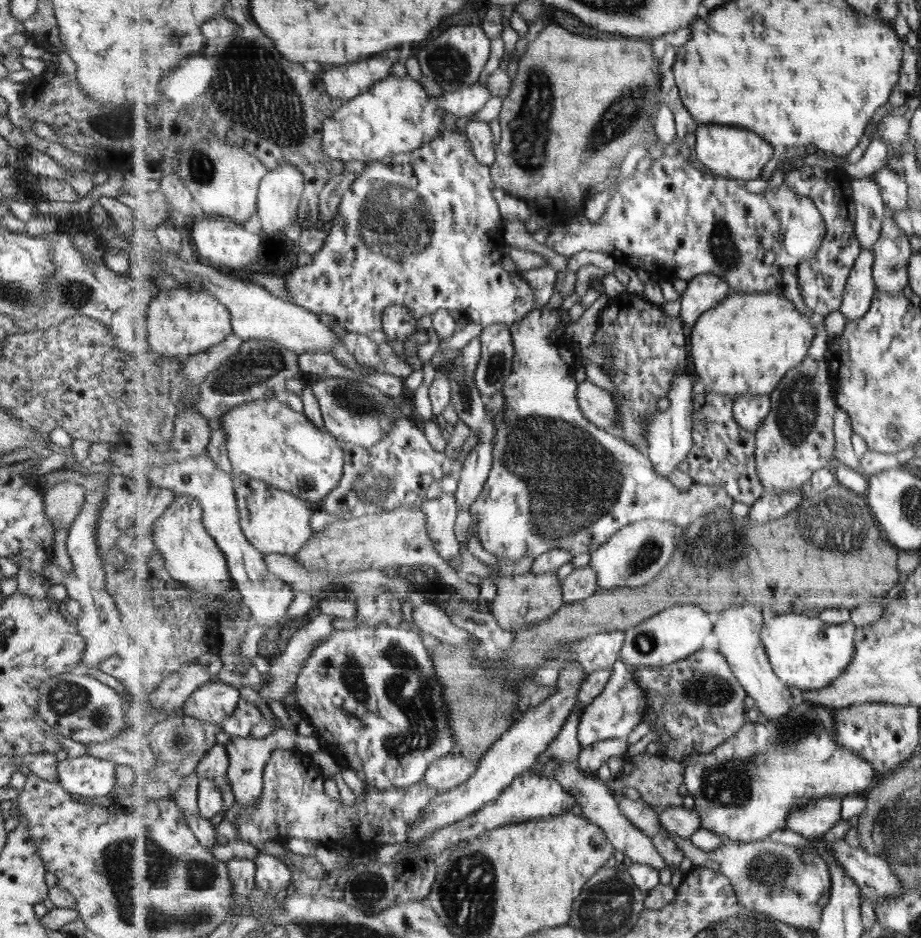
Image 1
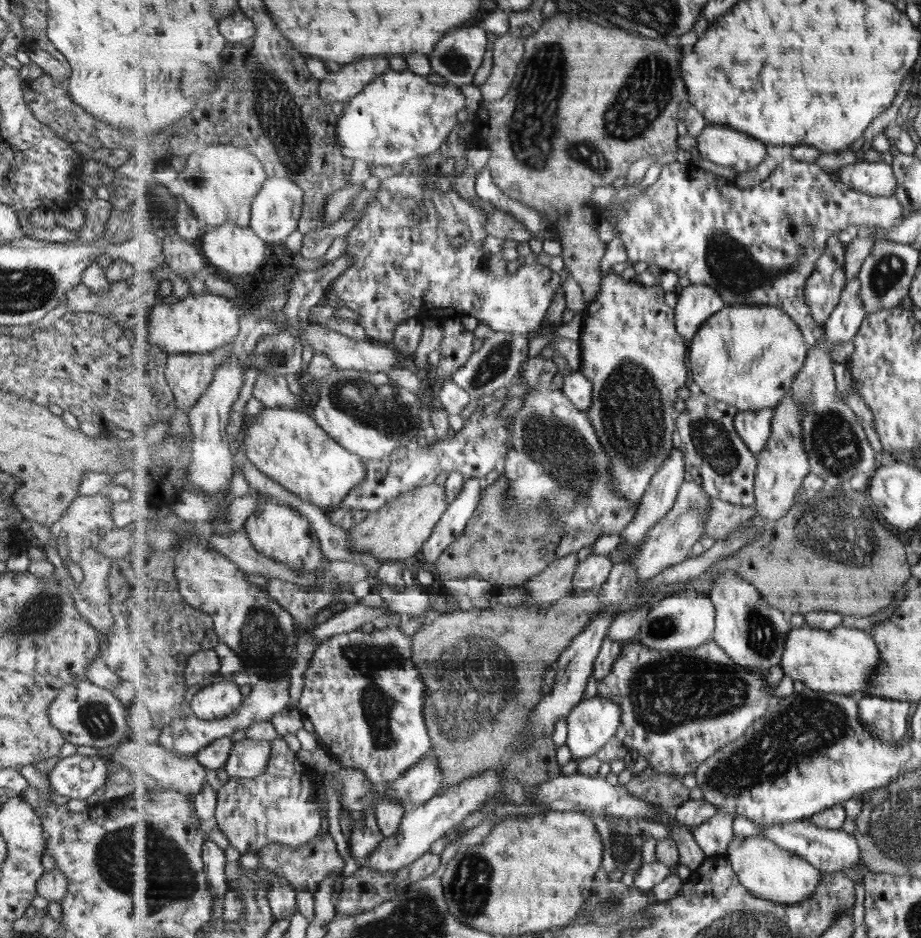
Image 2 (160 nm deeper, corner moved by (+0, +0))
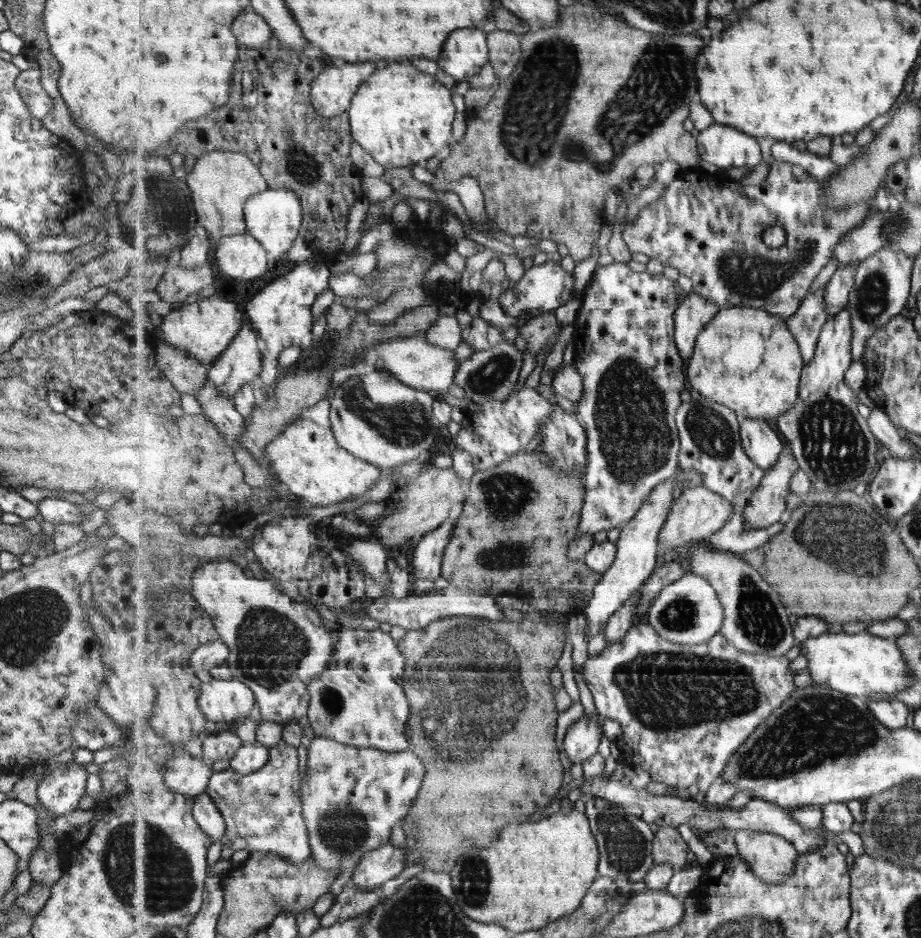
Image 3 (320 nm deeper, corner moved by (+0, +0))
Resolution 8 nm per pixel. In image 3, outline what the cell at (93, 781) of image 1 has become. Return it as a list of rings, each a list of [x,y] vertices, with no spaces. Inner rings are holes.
[[[75,762],[60,763],[36,784],[39,807],[55,817],[77,810],[87,773]]]

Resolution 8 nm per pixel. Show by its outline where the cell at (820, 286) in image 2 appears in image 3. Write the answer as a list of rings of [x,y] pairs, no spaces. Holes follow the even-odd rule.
[[[827,283],[814,293],[807,295],[801,308],[795,312],[793,318],[787,320],[791,333],[799,342],[806,363],[813,361],[820,335],[823,333],[827,321],[831,319],[826,309],[825,289],[827,289]]]

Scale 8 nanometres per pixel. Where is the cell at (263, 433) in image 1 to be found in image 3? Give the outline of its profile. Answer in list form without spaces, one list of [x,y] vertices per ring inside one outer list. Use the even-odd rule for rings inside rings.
[[[299,418],[290,424],[266,448],[270,470],[286,484],[290,492],[314,506],[329,506],[367,494],[375,482],[383,478],[382,470],[347,452],[338,443],[332,429],[323,428],[317,422]]]

